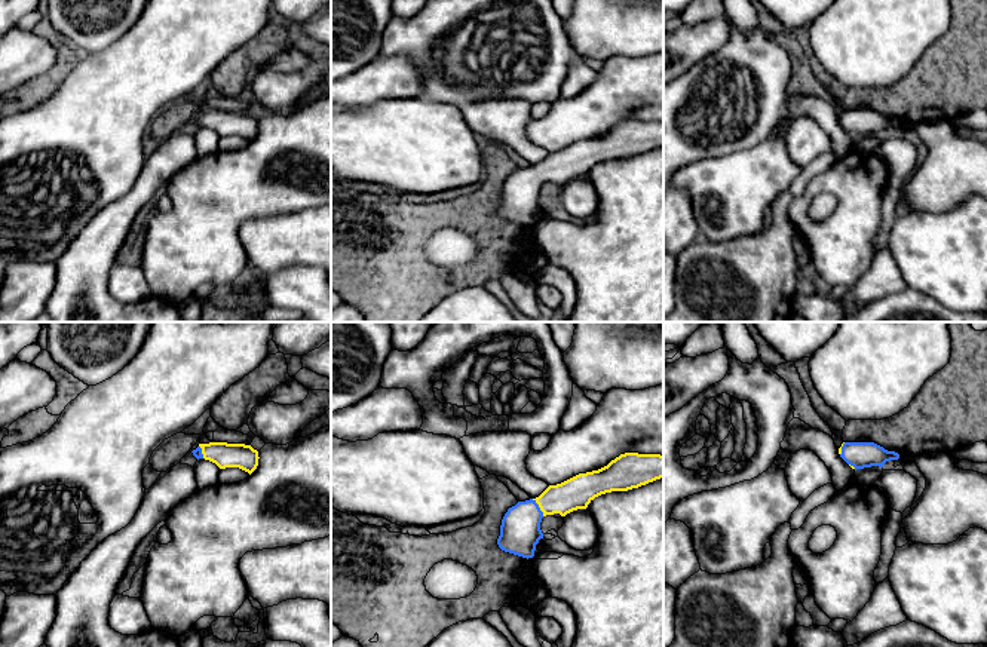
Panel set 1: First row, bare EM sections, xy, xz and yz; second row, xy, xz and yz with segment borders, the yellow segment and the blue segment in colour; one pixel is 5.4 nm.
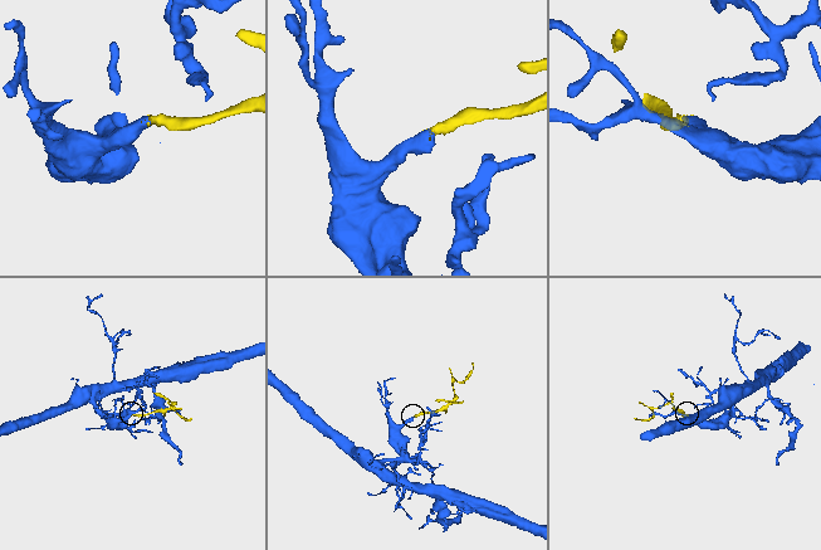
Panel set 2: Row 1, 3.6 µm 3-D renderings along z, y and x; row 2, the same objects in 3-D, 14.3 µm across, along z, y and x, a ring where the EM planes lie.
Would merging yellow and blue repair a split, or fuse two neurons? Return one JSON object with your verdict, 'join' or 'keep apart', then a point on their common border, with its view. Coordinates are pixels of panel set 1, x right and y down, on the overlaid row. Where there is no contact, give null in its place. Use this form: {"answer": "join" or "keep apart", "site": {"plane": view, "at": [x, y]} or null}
{"answer": "join", "site": {"plane": "xz", "at": [539, 506]}}

